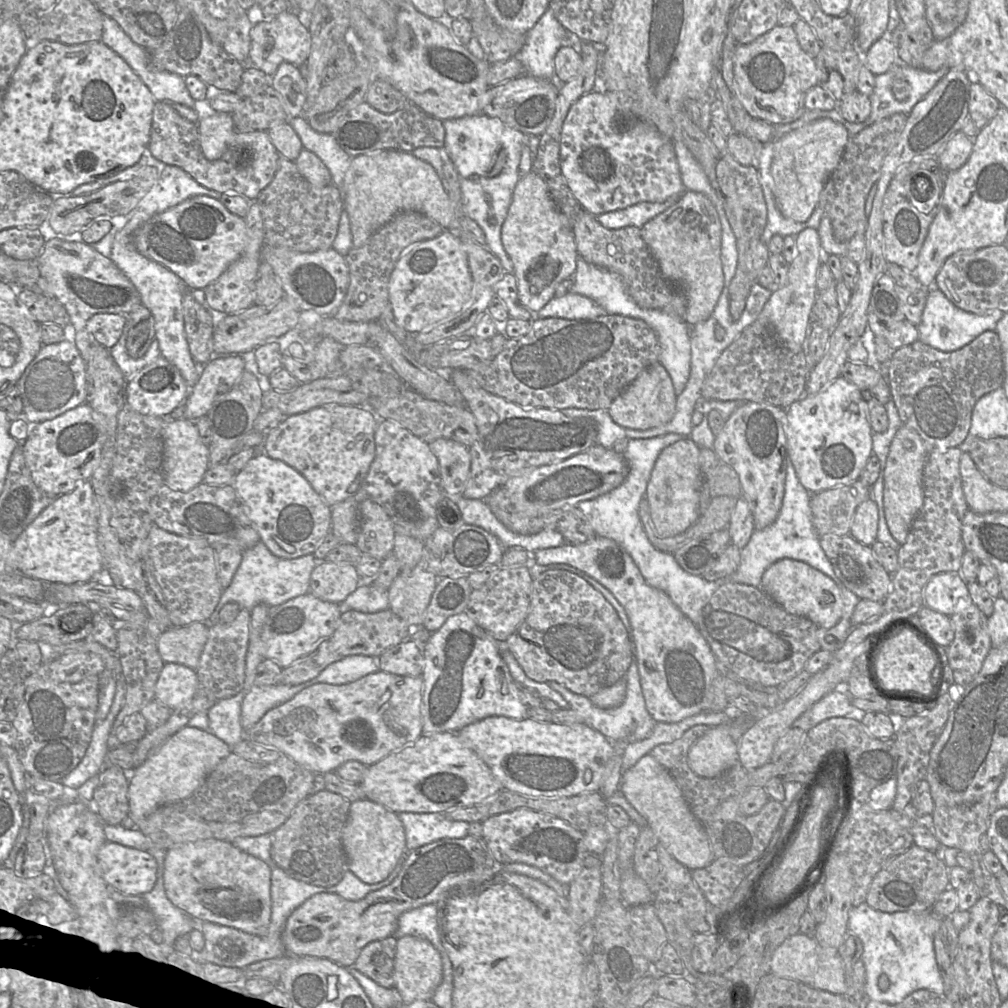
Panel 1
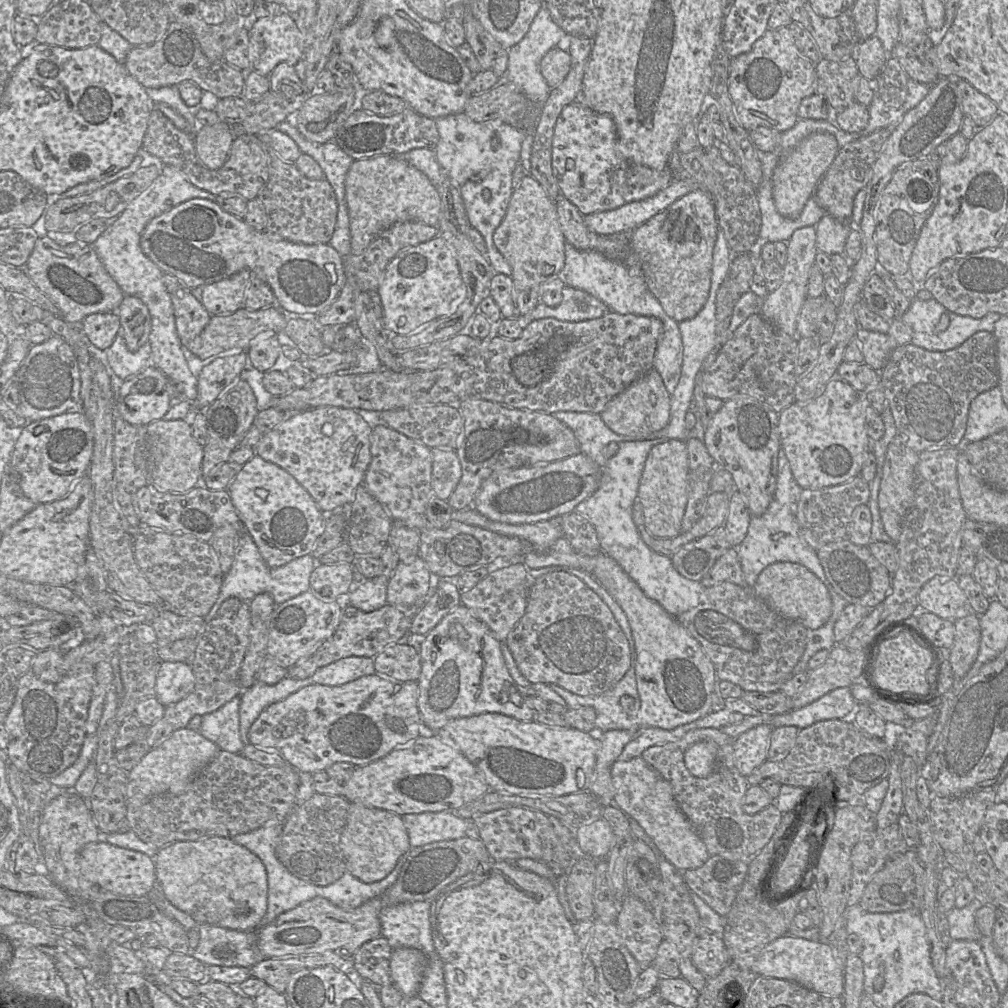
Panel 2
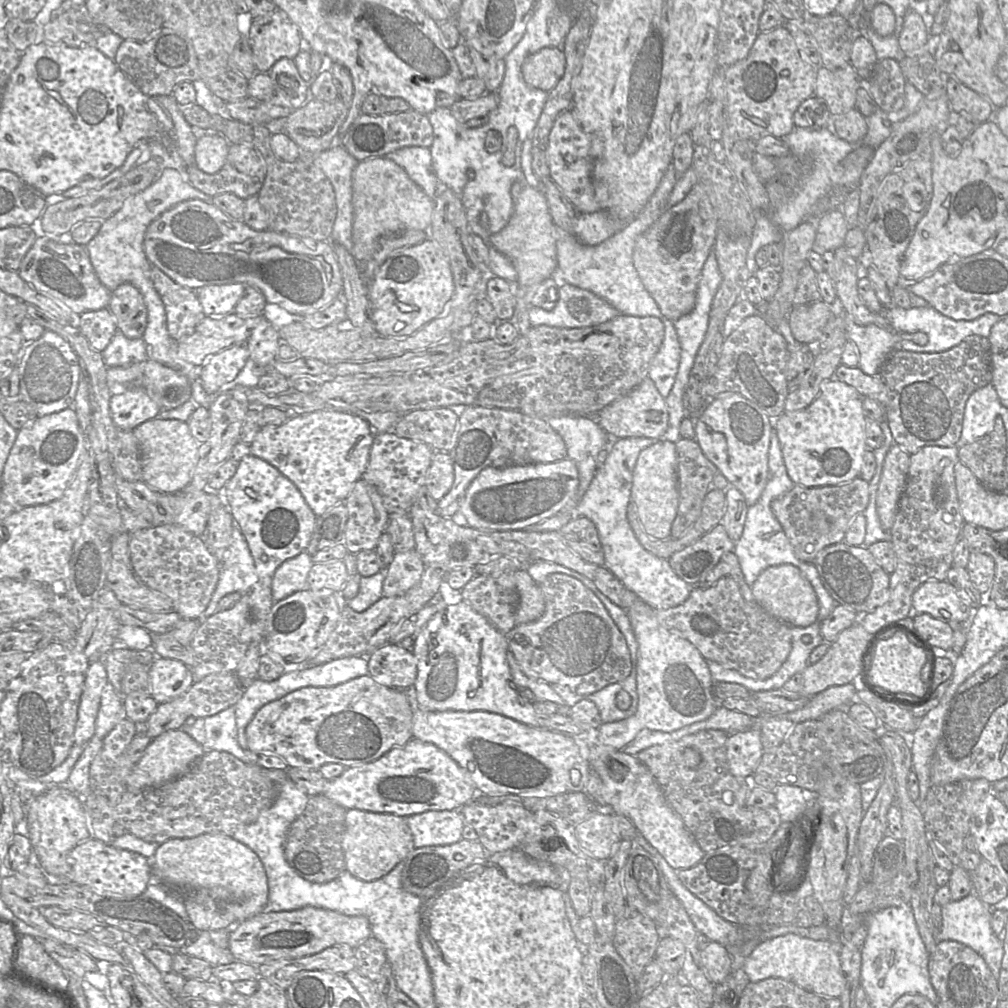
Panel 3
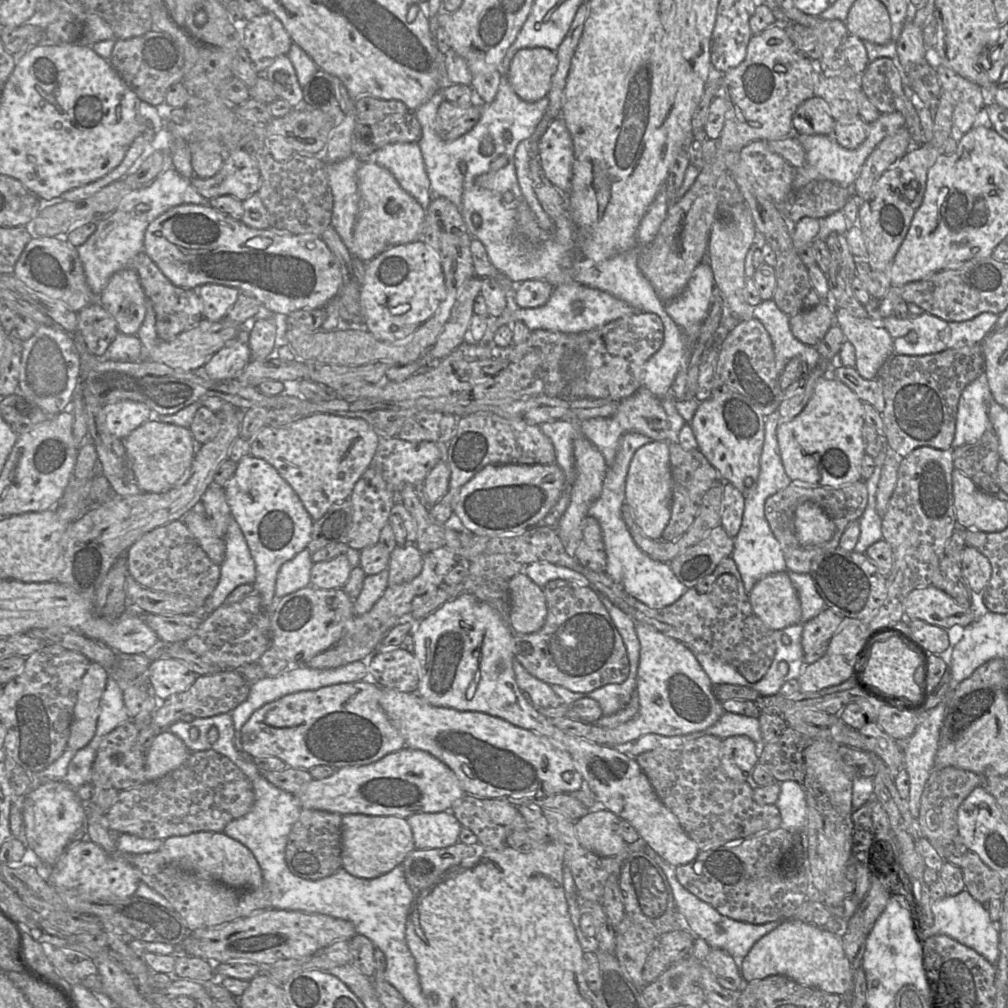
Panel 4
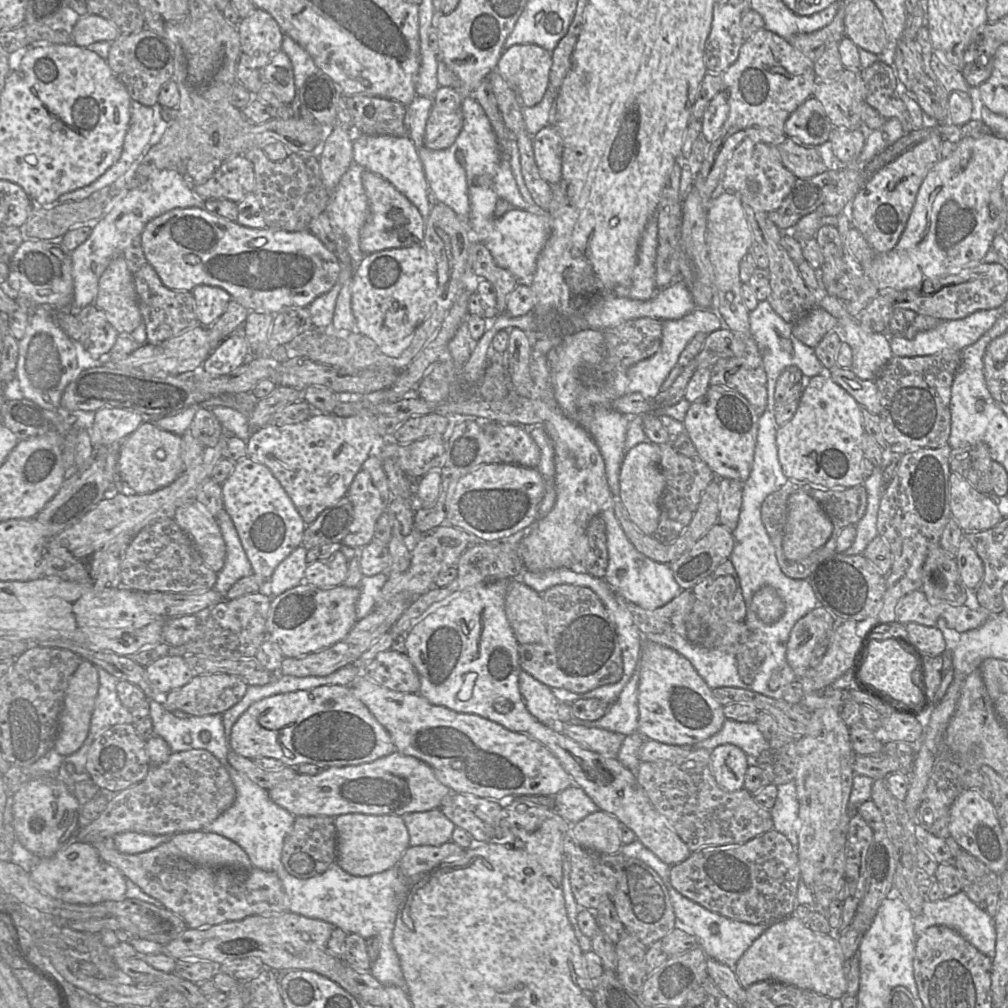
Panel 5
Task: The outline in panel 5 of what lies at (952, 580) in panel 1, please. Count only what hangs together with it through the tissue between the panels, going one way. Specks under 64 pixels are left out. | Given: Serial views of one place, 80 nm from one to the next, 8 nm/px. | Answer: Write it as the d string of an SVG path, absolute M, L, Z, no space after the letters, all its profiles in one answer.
M920 589L904 596L895 608L895 620L901 624L915 622L940 630L953 629L960 634L978 628L989 616L990 614L984 610L971 610L964 605L930 603Z

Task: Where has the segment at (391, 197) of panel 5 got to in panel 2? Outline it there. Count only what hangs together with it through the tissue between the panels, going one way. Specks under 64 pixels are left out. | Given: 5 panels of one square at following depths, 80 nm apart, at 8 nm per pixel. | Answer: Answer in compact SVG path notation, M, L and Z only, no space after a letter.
M379 155L354 160L346 176L351 253L362 254L372 240L397 222L418 221L438 227L441 200L428 177L409 164L402 155Z

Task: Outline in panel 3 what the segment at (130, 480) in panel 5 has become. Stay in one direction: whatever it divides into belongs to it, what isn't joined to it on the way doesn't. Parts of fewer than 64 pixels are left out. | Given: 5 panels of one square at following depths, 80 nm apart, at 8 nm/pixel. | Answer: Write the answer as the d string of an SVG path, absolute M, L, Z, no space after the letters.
M154 418L132 431L140 448L142 481L165 493L180 492L188 486L198 460L200 444L191 435L187 422Z

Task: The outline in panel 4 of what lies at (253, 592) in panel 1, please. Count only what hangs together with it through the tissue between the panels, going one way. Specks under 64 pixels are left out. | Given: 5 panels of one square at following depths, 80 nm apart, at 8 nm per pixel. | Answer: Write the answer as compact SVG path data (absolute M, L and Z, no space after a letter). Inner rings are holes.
M230 519L224 536L225 556L220 565L218 583L201 609L201 619L224 604L228 594L242 584L253 584L256 570L243 533L234 519ZM306 548L283 563L277 573L274 597L282 598L309 586L312 566L311 553Z

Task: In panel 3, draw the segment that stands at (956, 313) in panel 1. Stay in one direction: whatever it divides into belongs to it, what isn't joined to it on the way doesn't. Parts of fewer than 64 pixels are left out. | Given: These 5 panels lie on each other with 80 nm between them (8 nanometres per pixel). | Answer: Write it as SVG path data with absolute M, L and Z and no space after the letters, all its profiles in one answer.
M931 306L926 307L910 307L903 309L899 307L884 308L884 317L889 326L897 333L923 332L928 336L928 341L925 345L916 344L910 340L901 340L897 349L902 349L918 353L936 353L949 350L964 339L972 335L988 337L992 327L1001 319L1000 316L994 313L986 313L974 320L953 320L948 318Z

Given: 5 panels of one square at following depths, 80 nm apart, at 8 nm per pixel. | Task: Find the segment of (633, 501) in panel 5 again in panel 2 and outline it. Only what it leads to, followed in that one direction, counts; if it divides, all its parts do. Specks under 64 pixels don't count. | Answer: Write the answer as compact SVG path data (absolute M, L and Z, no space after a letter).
M668 439L649 451L632 510L639 534L645 530L644 527L655 538L673 538L681 533L688 500L688 469L688 452L684 440Z

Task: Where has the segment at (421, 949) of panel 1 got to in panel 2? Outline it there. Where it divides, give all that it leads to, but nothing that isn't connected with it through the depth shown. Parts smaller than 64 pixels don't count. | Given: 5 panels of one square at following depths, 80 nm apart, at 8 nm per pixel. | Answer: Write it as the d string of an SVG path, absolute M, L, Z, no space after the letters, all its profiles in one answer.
M399 947L392 951L390 958L392 983L405 998L418 996L427 969L427 958L418 949Z

